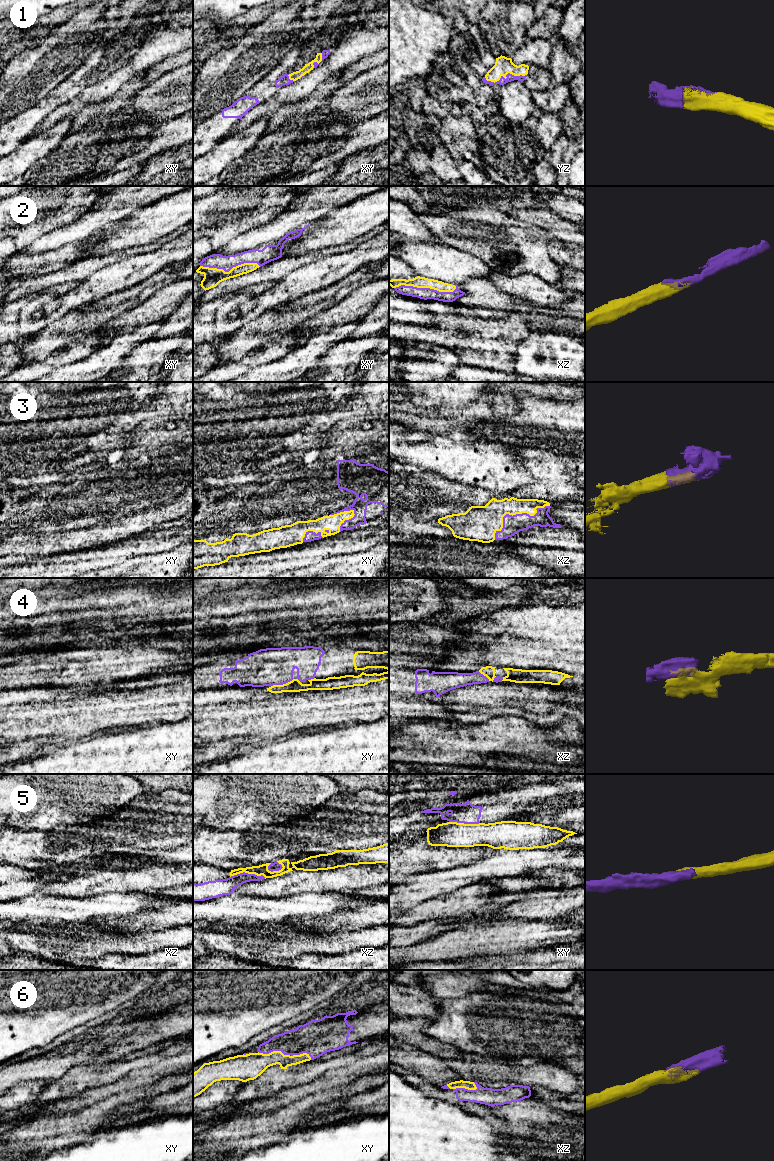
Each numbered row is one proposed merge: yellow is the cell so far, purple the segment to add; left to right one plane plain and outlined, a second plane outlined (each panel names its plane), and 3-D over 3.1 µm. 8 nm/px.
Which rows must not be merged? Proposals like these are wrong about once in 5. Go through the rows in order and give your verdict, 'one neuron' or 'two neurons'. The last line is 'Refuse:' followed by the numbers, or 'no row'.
1: one neuron
2: one neuron
3: one neuron
4: one neuron
5: two neurons
6: one neuron
Refuse: 5

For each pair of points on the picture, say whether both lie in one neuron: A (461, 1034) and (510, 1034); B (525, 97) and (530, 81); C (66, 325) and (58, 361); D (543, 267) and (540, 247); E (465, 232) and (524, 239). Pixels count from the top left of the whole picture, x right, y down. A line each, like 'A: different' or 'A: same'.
A: same
B: different
C: different
D: same
E: same

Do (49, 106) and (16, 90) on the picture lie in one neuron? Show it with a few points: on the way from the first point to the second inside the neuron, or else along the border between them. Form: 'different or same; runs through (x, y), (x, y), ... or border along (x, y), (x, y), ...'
different; border along (48, 95), (18, 114)

